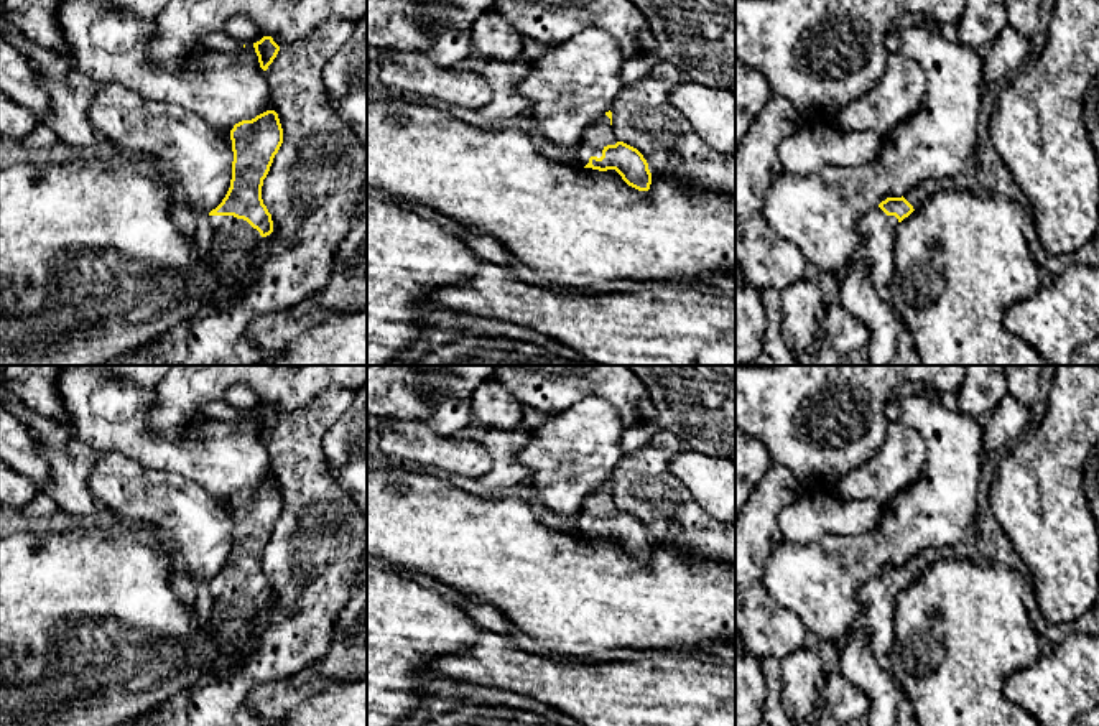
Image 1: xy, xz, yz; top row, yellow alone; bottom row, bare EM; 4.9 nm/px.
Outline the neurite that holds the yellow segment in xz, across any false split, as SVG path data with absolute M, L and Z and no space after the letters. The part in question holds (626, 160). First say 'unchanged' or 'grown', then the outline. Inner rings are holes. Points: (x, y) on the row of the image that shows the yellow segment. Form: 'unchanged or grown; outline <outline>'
grown; outline M610 110L584 132L577 160L584 168L615 170L628 186L638 191L650 189L648 163L637 148L617 140Z

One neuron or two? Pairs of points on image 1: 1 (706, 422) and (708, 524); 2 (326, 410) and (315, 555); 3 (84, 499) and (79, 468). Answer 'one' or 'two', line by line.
1: two
2: one
3: one

